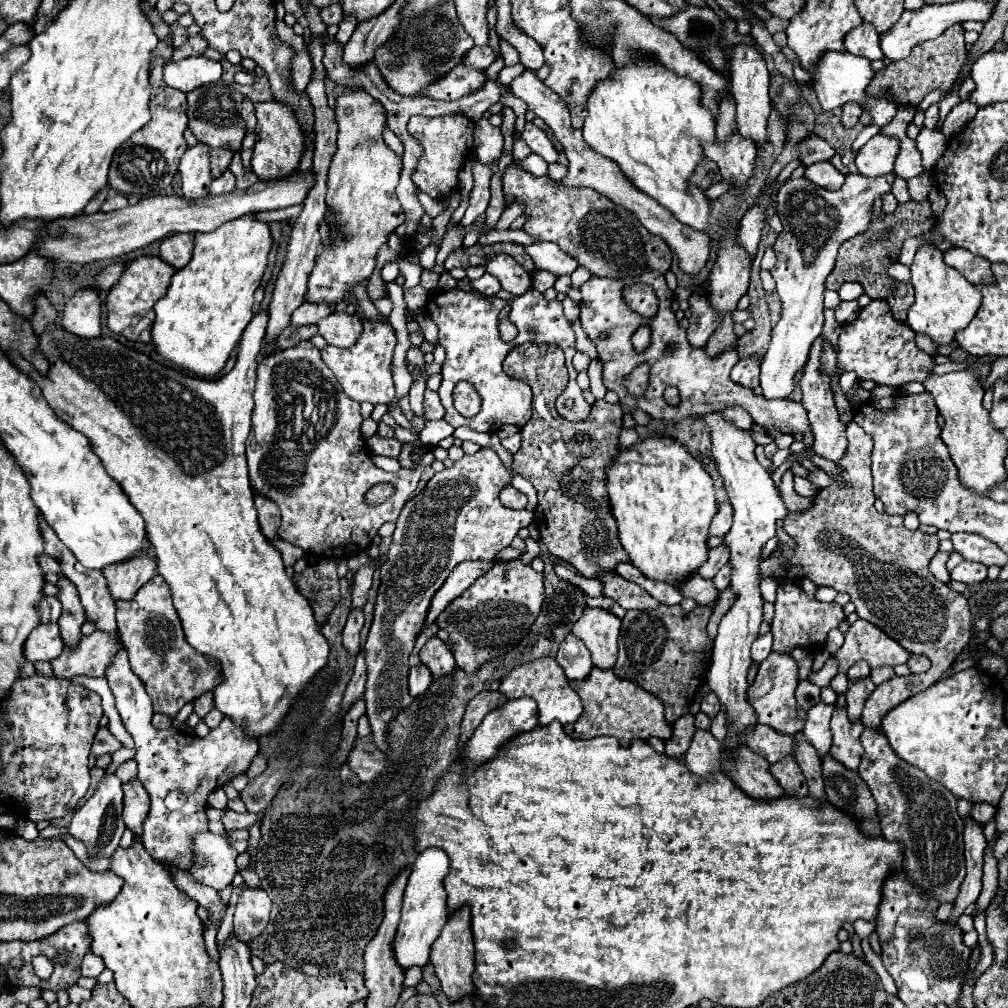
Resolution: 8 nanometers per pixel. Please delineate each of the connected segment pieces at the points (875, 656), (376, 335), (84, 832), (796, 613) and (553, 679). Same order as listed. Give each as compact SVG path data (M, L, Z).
M864 619L854 621L844 637L844 645L834 655L838 659L840 673L846 673L860 659L868 661L872 669L880 665L894 667L910 659L910 653L904 651L904 647Z
M362 317L362 323L364 323L364 333L354 347L338 349L338 347L328 345L322 349L322 359L332 369L342 391L350 399L358 403L370 401L372 405L390 403L394 399L394 383L392 383L392 373L390 373L392 351L396 347L394 329L388 323L372 323L364 317Z
M104 773L96 787L96 793L74 813L70 835L82 841L92 857L110 857L112 851L118 847L118 841L126 829L122 821L122 795L122 781L114 773Z
M782 583L778 587L774 609L776 611L774 611L770 631L774 635L772 651L778 651L778 653L790 653L796 647L816 651L820 645L826 643L828 633L846 619L838 603L822 603L818 599L808 599L808 595L804 595L804 591L796 583Z
M542 657L536 659L534 663L526 663L526 665L518 665L514 667L500 683L498 689L504 697L508 697L508 701L512 699L520 699L520 697L530 697L536 701L538 705L538 725L548 725L550 721L560 721L562 725L566 723L576 723L576 719L582 713L582 701L578 697L578 693L568 685L568 679L564 675L564 671L558 667L558 663L552 657Z

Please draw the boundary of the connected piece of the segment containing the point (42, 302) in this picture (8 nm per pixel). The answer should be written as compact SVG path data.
M44 295L36 297L36 311L34 311L34 317L30 321L32 323L32 329L36 331L36 335L38 333L44 333L46 327L56 321L56 317L58 317L58 313L56 313L54 305Z

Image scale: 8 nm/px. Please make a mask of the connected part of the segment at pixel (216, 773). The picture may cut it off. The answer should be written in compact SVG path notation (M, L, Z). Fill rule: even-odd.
M126 651L116 655L116 663L108 667L106 679L116 697L116 709L122 723L136 743L134 759L138 761L138 779L150 795L150 813L144 821L144 835L140 841L152 859L168 863L174 869L190 871L196 865L192 851L194 839L198 833L208 831L208 795L232 777L246 773L258 753L258 741L248 739L228 717L224 717L222 723L204 739L174 727L166 731L154 729L150 723L154 715L152 701L140 679L130 669Z

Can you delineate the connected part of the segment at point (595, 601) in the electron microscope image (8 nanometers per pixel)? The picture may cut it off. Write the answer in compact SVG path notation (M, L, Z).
M586 595L586 605L588 607L600 607L600 609L604 609L604 611L610 611L612 615L616 615L616 617L624 617L626 615L626 611L614 601L614 599L608 599L608 597L604 597L604 595L600 595L600 597L588 597Z

